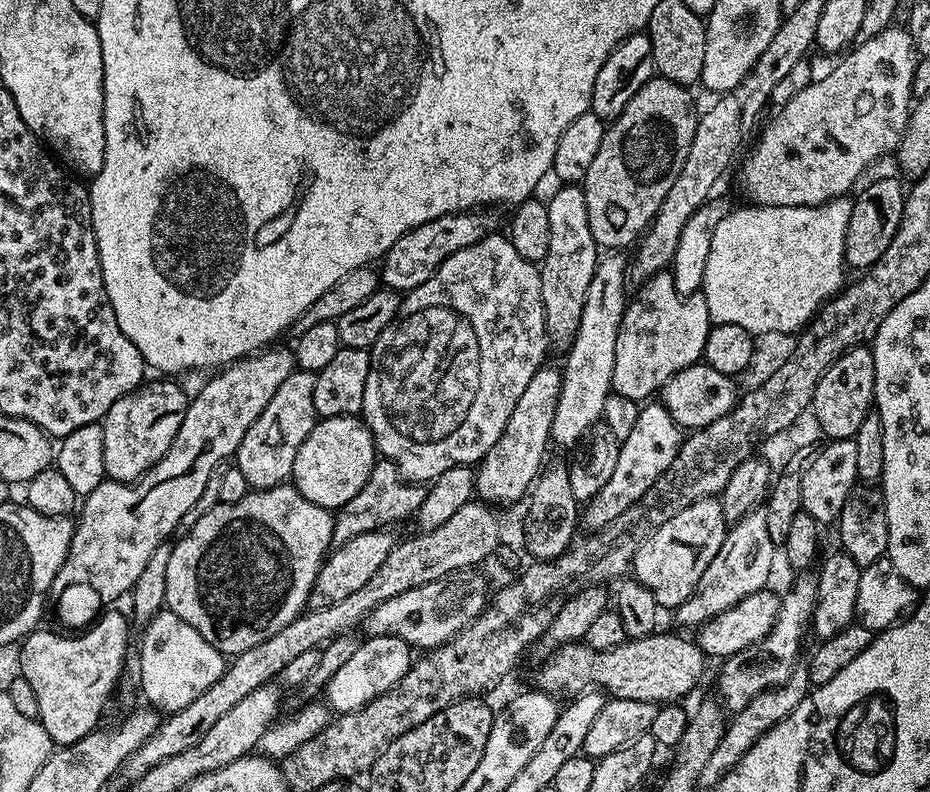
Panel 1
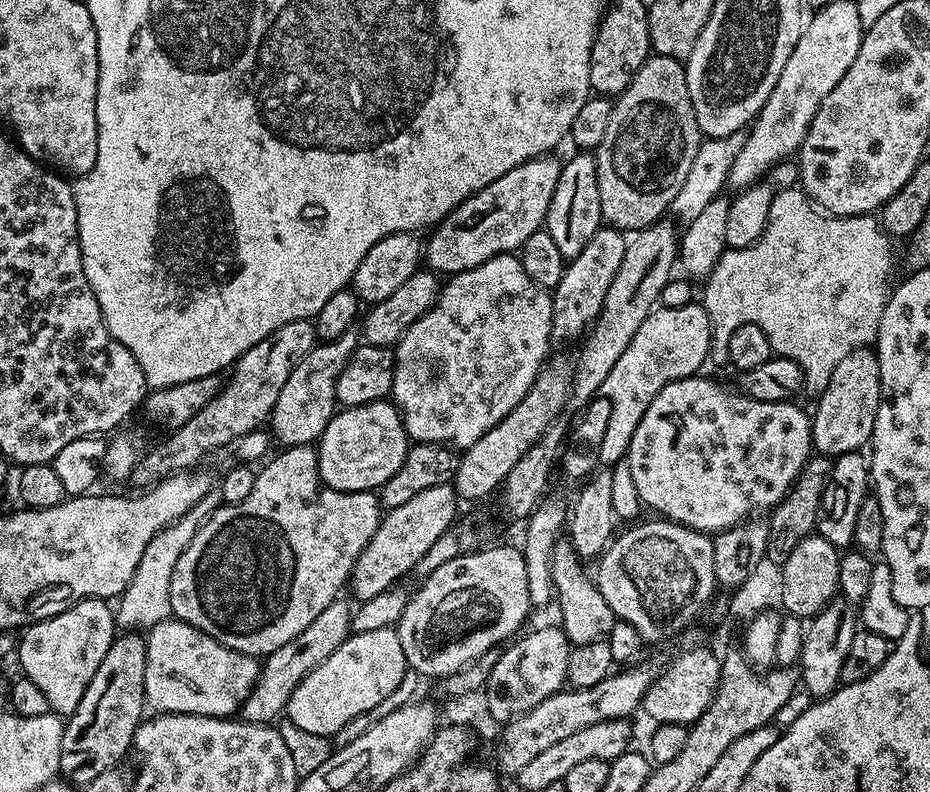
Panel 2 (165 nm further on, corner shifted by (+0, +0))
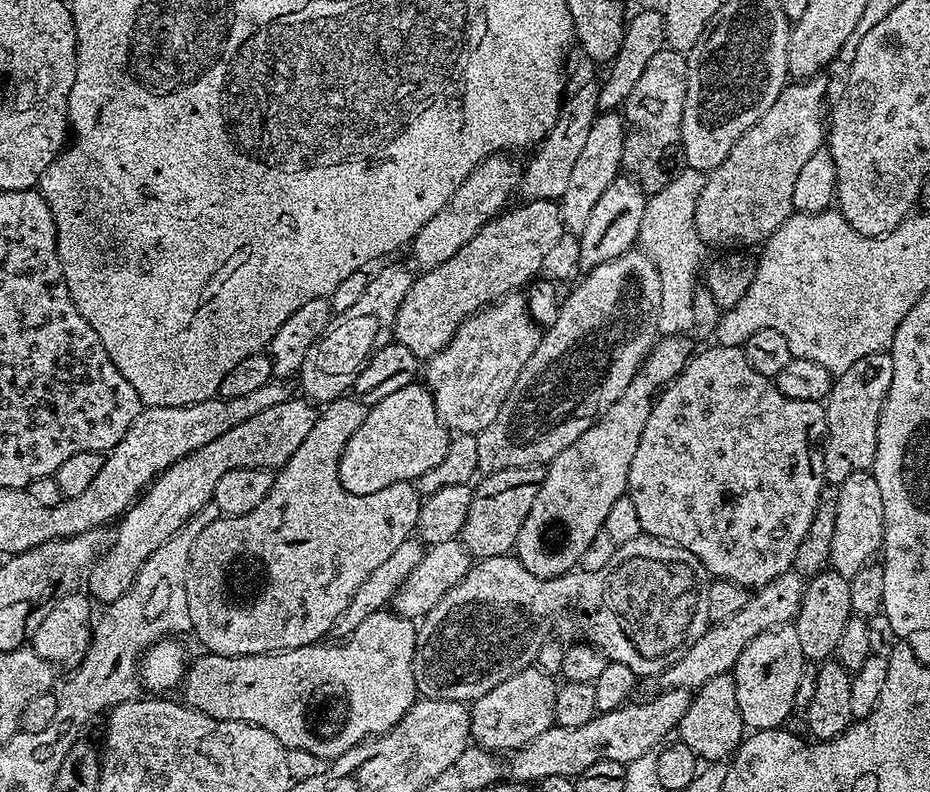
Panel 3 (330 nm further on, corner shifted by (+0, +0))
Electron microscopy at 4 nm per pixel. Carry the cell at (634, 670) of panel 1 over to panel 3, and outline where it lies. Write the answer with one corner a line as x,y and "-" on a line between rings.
723,672
707,680
688,701
688,709
678,725
678,738
690,750
694,750
701,761
727,761
746,735
746,727
739,712
735,682
732,672

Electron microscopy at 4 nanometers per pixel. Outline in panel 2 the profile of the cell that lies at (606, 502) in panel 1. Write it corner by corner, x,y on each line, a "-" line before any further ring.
704,374
670,382
650,402
646,414
642,414
642,422
638,422
638,430
634,430
634,438
630,438
626,459
641,505
653,508
656,511
653,513
663,519
705,534
725,532
749,519
752,500
764,503
765,509
775,508
814,452
812,421
809,413
804,413
798,405
787,400
752,400
739,390
727,392

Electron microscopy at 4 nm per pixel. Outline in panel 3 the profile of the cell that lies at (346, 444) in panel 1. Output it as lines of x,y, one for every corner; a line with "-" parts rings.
413,382
386,394
369,407
366,418
346,442
338,466
342,486
352,494
374,494
374,490
386,490
399,480
415,482
446,456
449,429
440,419
432,391
423,383

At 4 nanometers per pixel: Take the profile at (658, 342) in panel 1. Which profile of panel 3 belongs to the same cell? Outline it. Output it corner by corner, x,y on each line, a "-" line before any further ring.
684,334
657,339
620,397
547,465
544,480
518,531
514,547
516,559
532,574
552,580
579,565
586,546
603,529
610,506
627,493
630,462
634,462
638,438
642,438
642,430
646,430
646,418
650,418
658,391
675,380
688,365
694,352
691,343
693,341

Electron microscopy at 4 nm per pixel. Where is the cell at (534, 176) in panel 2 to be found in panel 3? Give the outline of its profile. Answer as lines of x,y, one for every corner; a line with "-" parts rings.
588,80
580,84
576,89
567,93
560,109
560,117
554,122
554,126
535,145
532,157
528,164
523,165
518,192
521,197
529,200
554,200
559,201
562,194
566,194
566,185
570,183
570,173
574,170
574,162
578,160
578,153
582,151
582,145
590,134
590,126
594,126
598,113
598,94
600,84
597,81

